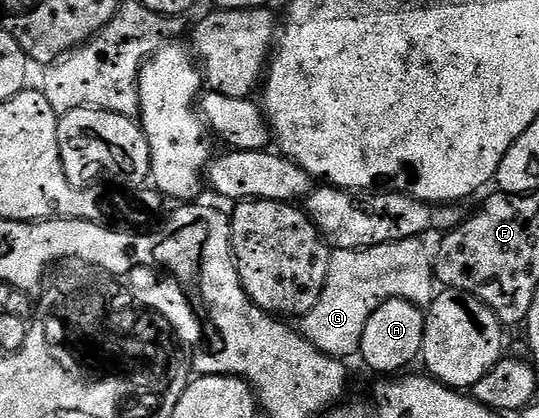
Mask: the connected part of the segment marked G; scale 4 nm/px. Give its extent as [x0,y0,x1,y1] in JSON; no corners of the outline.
[302,238,438,360]

